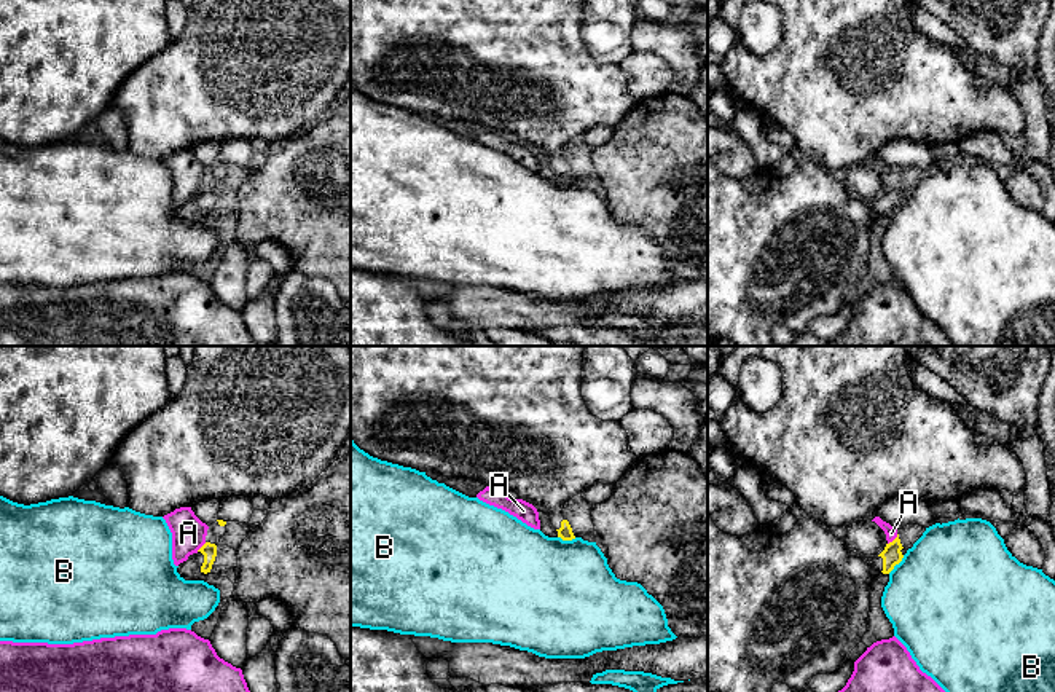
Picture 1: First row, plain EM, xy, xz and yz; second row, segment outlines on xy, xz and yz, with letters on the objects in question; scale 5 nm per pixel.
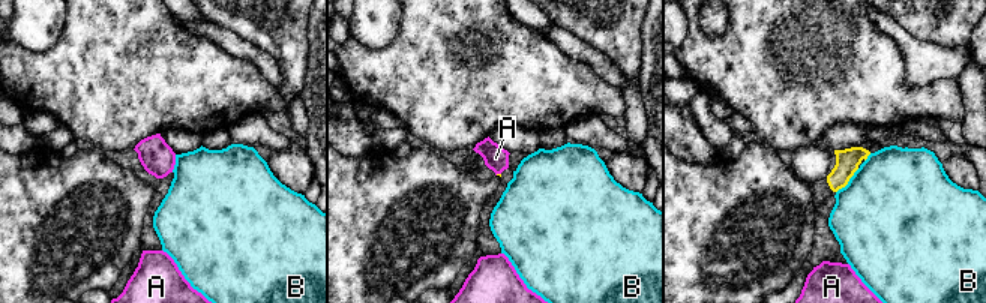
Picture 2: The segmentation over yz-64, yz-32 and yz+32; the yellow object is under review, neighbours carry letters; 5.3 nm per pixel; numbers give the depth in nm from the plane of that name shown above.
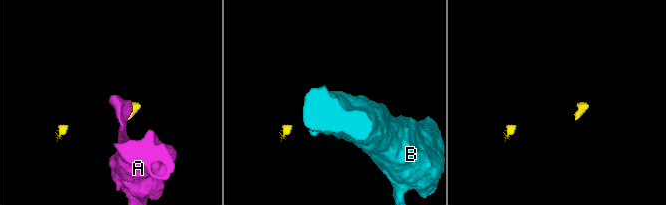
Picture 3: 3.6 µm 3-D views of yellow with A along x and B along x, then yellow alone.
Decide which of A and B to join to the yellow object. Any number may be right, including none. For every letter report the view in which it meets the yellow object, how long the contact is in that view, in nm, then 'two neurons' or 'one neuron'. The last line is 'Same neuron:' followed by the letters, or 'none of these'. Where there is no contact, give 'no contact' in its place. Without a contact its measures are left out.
A: yz | 80 nm | two neurons
B: yz | 130 nm | two neurons
Same neuron: none of these

